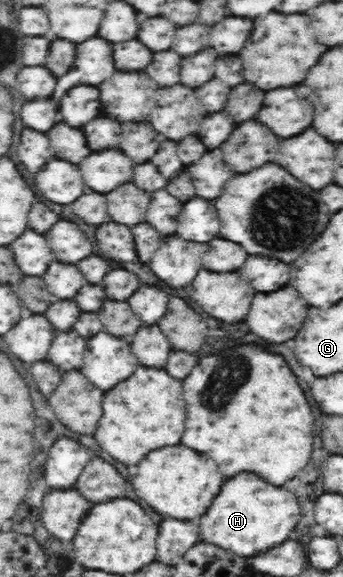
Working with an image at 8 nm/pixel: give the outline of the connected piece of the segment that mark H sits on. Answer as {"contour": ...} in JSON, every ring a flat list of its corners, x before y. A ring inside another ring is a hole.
{"contour":[[241,473,225,481,225,487,221,487,221,493,201,517,201,539,237,555,251,557,277,543,283,543,297,525,299,517,301,513,297,497,289,489,269,485,257,475]]}

